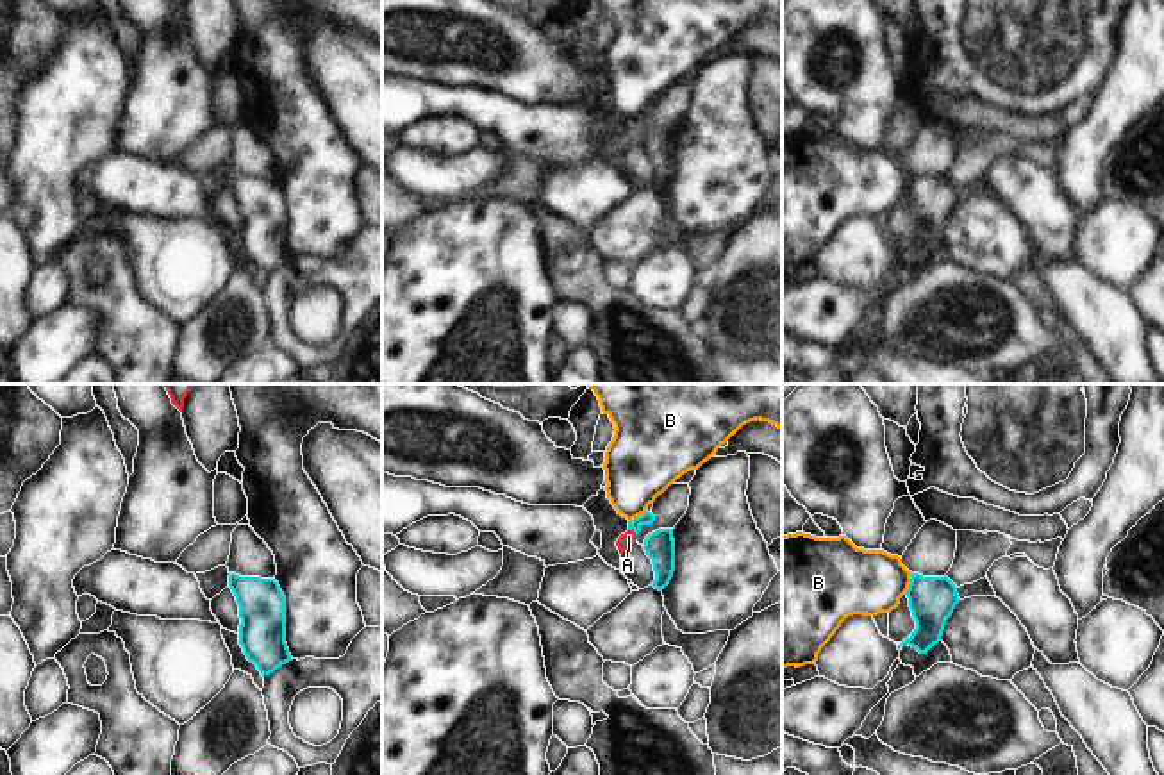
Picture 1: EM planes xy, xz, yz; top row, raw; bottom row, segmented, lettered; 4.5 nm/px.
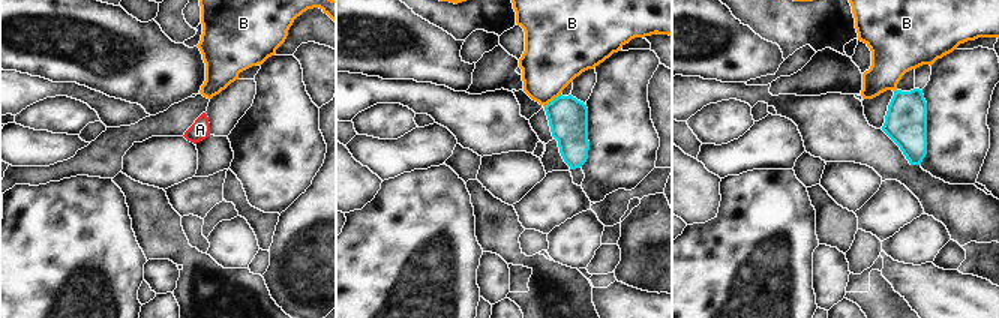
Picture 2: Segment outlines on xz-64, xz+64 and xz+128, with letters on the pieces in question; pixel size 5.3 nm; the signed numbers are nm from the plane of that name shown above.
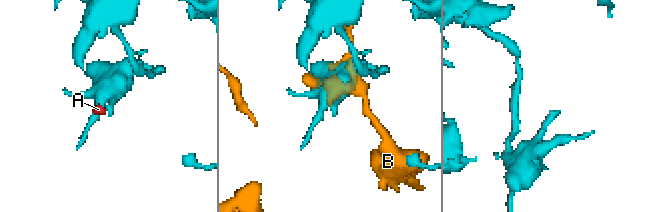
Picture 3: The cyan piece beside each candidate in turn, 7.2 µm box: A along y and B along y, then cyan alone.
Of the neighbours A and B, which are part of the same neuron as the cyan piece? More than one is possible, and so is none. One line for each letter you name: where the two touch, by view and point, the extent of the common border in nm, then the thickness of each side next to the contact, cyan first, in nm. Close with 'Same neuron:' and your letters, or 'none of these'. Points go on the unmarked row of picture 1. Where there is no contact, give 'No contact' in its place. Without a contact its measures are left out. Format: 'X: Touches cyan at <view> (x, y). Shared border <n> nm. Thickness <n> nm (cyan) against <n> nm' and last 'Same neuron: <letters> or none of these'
A: Touches cyan at xz (632, 129). Shared border 50 nm. Thickness 60 nm (cyan) against 60 nm
Same neuron: A.

